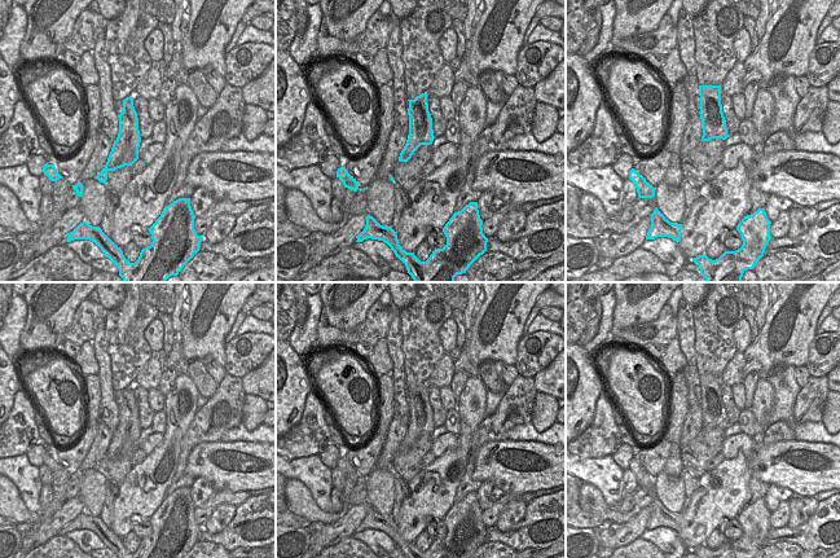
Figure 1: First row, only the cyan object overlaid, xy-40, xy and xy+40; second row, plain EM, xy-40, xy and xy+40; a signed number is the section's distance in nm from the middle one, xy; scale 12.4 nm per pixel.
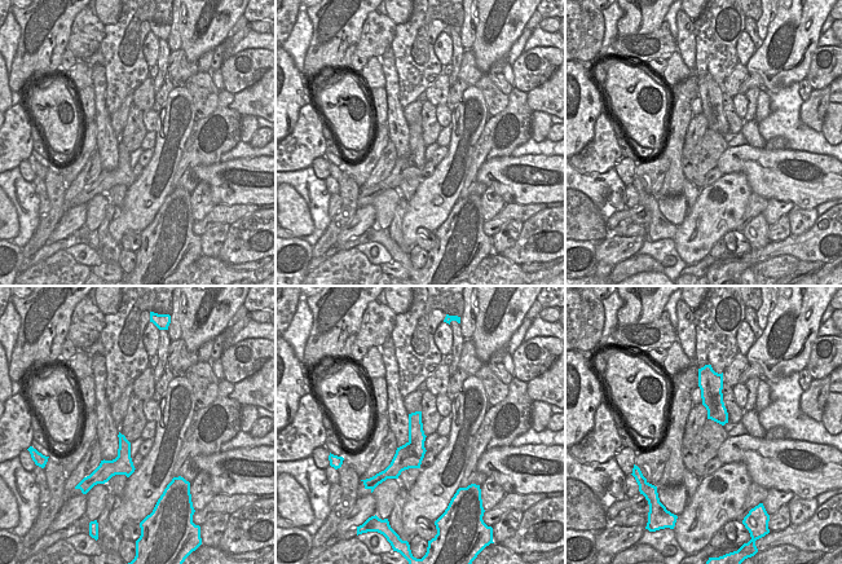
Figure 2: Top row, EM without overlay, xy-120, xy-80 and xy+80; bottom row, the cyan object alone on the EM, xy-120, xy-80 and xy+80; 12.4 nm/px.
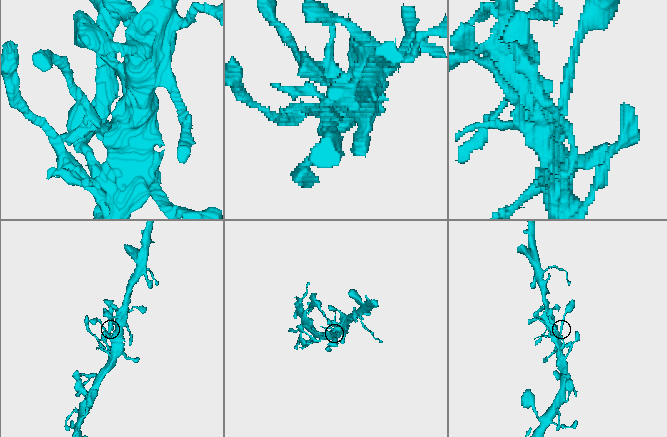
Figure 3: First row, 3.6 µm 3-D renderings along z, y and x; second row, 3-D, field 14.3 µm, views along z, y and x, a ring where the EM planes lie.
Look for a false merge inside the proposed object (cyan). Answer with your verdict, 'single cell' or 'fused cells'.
single cell

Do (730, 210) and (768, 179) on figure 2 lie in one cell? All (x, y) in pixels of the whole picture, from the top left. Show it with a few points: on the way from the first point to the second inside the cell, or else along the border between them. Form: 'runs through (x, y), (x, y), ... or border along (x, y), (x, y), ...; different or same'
border along (724, 175), (741, 172), (752, 192); different

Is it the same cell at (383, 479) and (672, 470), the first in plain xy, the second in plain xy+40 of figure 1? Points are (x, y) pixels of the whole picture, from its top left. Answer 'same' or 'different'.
different

